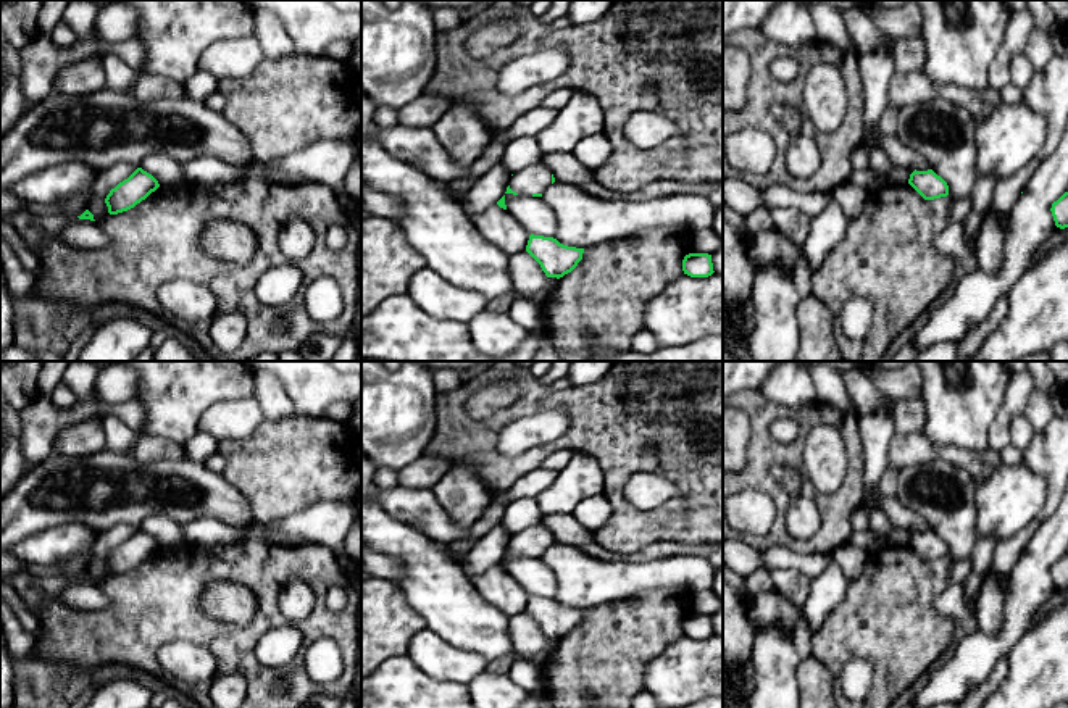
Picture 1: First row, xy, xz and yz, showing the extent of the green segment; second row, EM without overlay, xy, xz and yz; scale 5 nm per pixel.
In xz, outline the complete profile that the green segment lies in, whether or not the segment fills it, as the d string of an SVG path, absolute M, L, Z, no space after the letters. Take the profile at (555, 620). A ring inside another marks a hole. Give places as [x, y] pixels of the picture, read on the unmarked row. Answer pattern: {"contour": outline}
{"contour": "M529 597L526 613L540 626L547 639L563 639L582 621L584 610L568 608L553 598Z"}

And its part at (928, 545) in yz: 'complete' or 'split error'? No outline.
complete

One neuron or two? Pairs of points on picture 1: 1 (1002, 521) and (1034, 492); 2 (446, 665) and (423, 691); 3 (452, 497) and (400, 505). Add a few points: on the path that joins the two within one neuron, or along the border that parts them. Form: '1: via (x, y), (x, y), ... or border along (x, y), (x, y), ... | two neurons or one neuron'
1: via (1010, 513), (1026, 497) | one neuron
2: border along (407, 655), (429, 676), (467, 686) | two neurons
3: border along (431, 489), (438, 503), (462, 528) | two neurons

